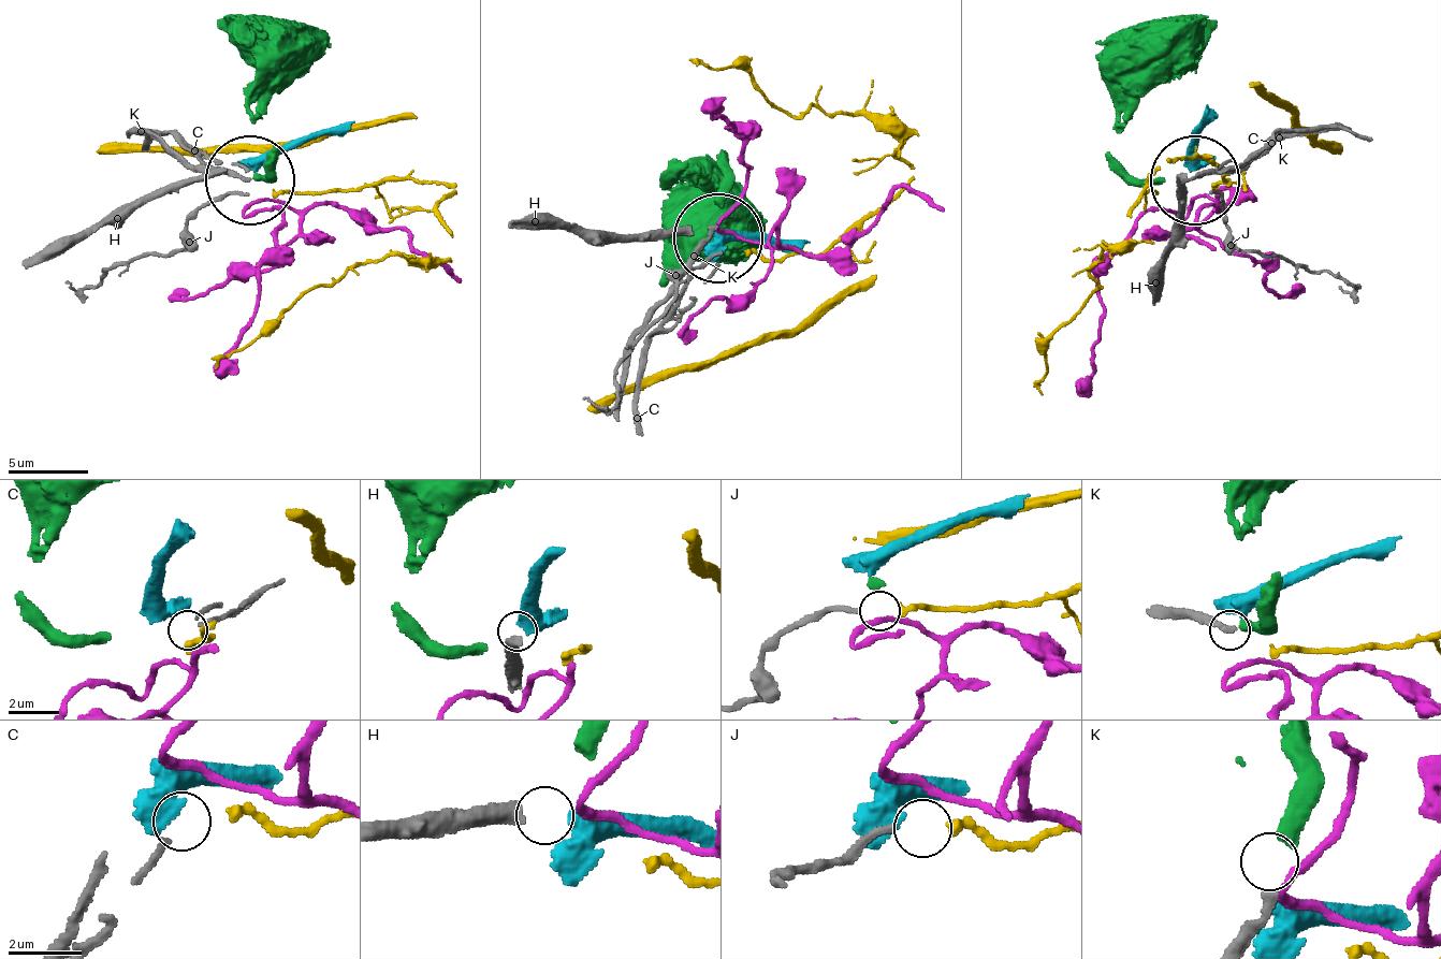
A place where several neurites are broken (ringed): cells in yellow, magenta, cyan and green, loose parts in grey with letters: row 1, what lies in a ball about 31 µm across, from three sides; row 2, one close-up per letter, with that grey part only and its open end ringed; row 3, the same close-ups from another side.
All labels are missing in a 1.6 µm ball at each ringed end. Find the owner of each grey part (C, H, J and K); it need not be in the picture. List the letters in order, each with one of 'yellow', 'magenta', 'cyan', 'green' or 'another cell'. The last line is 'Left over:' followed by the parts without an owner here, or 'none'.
C: another cell
H: cyan
J: yellow
K: green
Left over: C

